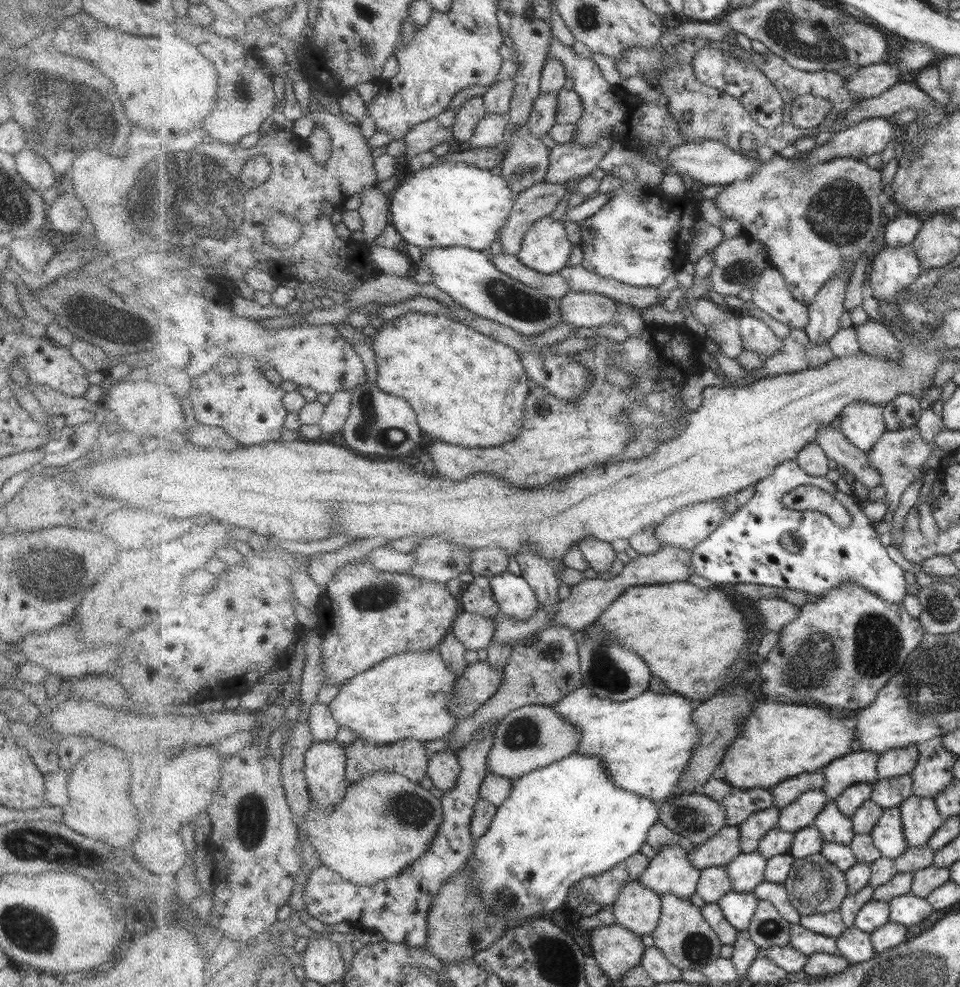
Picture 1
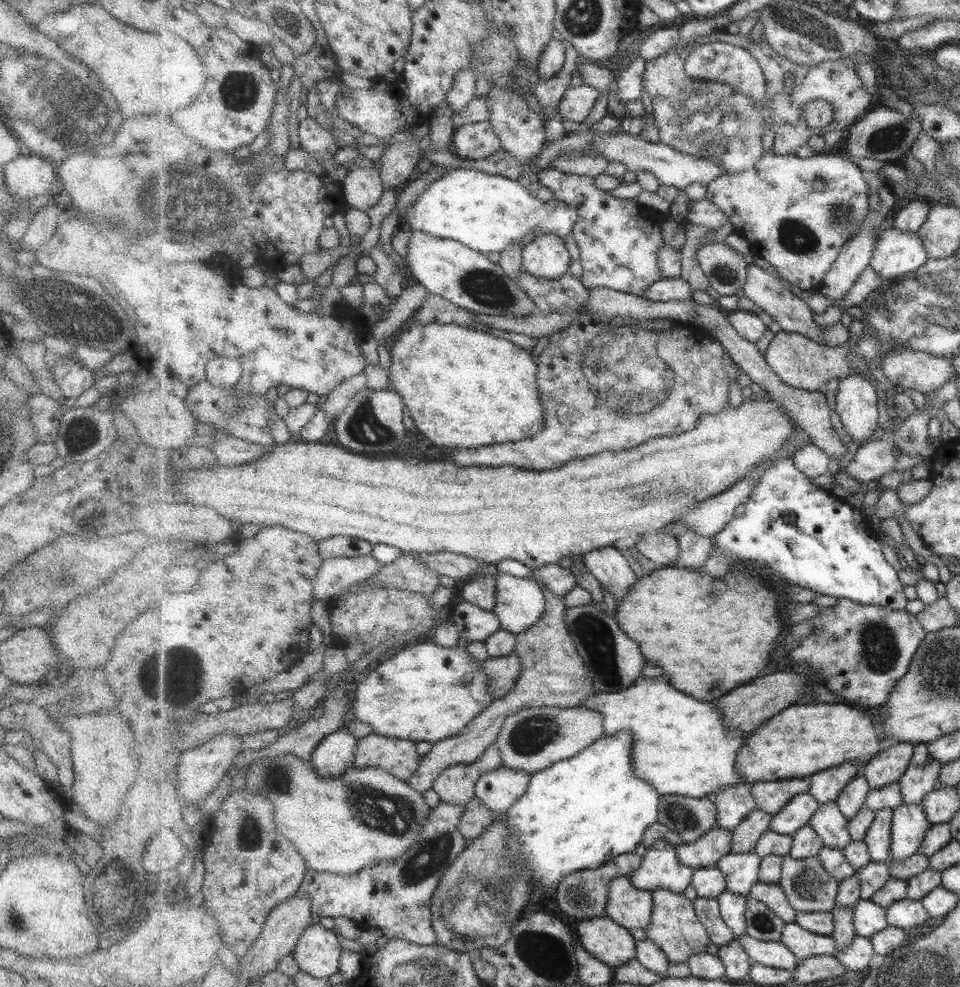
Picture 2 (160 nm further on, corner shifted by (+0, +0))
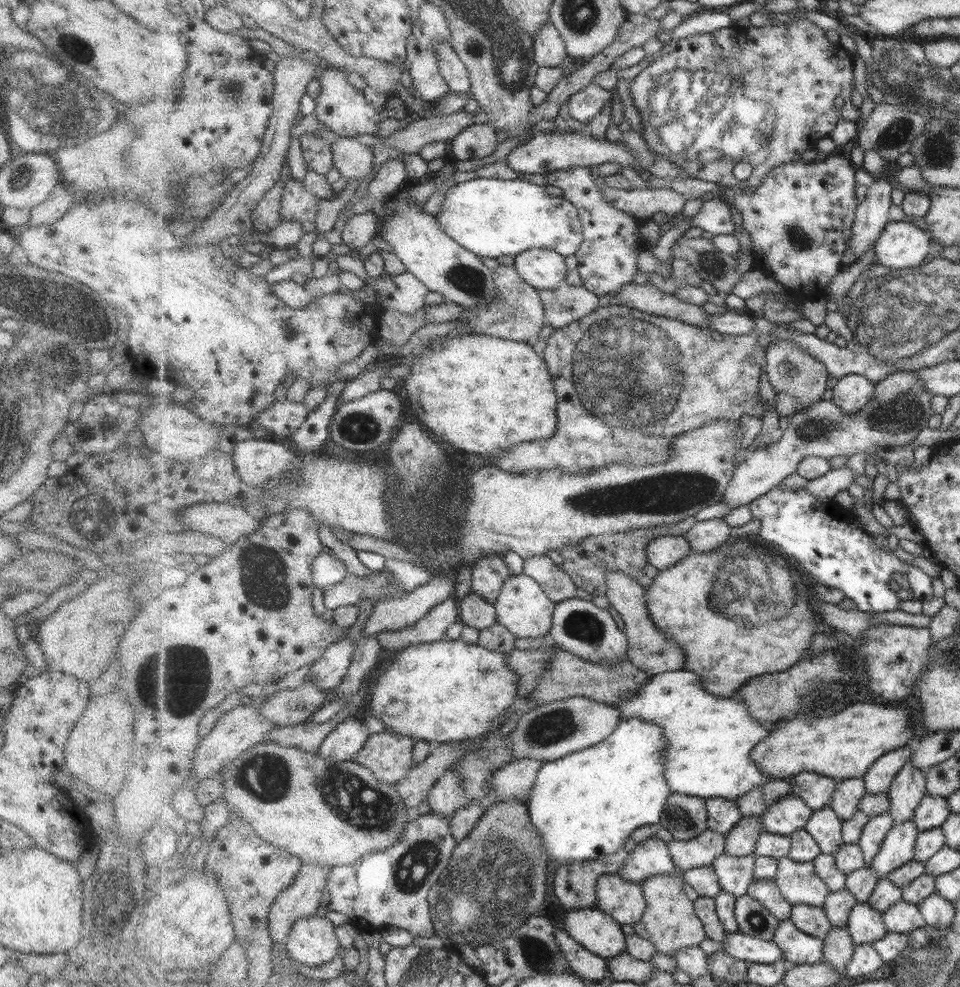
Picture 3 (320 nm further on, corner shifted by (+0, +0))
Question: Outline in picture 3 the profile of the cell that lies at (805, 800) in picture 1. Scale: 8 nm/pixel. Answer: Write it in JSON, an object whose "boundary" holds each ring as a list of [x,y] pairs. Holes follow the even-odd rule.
{"boundary":[[[787,795],[775,802],[763,815],[764,830],[791,836],[794,832],[805,829],[813,814],[813,809],[809,808],[801,796]]]}

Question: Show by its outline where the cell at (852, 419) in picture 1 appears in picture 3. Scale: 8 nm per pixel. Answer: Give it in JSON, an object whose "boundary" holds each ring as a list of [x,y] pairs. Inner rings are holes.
{"boundary":[[[847,375],[838,379],[831,400],[846,413],[856,413],[873,398],[873,392],[873,381],[861,375]]]}

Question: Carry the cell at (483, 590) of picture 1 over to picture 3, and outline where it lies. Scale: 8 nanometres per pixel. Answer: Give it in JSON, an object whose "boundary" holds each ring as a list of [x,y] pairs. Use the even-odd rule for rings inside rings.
{"boundary":[[[488,554],[472,563],[471,591],[494,603],[503,590],[505,581],[512,577],[504,555]]]}

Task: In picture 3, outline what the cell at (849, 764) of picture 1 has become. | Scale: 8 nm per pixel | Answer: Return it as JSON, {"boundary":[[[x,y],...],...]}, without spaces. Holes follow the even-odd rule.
{"boundary":[[[802,772],[790,779],[792,794],[801,796],[813,811],[830,807],[837,780],[820,773]]]}

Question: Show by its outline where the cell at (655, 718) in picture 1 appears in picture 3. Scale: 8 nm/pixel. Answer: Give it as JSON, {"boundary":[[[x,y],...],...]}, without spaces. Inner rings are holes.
{"boundary":[[[687,669],[676,672],[665,672],[651,678],[647,685],[637,688],[637,693],[623,699],[617,710],[621,712],[622,720],[633,717],[653,721],[663,728],[663,736],[669,742],[664,757],[666,758],[666,777],[673,793],[692,796],[699,799],[726,799],[738,801],[741,796],[749,794],[754,788],[767,784],[774,776],[761,772],[761,767],[751,760],[753,748],[769,739],[773,732],[773,724],[763,724],[758,721],[747,708],[747,704],[739,696],[721,698],[707,692],[699,674]]]}

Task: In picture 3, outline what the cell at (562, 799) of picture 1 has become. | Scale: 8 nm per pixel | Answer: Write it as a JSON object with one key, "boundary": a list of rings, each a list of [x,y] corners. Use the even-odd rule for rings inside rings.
{"boundary":[[[633,717],[623,719],[617,731],[604,742],[544,763],[530,793],[527,808],[552,860],[561,866],[570,860],[586,861],[610,855],[623,849],[625,840],[631,838],[637,827],[660,824],[667,800],[673,793],[666,777],[664,752],[667,747],[669,742],[665,740],[661,726]]]}

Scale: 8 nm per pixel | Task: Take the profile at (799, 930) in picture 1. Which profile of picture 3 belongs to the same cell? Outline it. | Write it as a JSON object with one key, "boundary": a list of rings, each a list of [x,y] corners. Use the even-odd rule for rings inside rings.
{"boundary":[[[790,919],[780,921],[774,941],[785,953],[785,960],[790,966],[821,963],[825,960],[824,940],[801,932]]]}

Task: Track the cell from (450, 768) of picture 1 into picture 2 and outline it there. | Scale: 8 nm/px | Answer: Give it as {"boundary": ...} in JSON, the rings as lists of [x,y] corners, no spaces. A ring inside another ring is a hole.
{"boundary":[[[495,744],[476,762],[446,768],[432,789],[438,794],[442,803],[466,807],[476,796],[477,781],[486,772],[503,766],[503,755]]]}

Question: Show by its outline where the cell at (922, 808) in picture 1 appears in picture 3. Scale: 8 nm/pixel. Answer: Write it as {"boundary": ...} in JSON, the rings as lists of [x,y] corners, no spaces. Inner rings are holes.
{"boundary":[[[914,819],[895,824],[884,840],[881,852],[869,865],[879,876],[887,876],[890,872],[901,868],[913,860],[918,834]]]}

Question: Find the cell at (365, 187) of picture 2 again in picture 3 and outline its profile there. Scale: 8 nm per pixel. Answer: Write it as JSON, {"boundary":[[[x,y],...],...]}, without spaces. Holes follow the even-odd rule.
{"boundary":[[[339,136],[330,148],[330,159],[346,179],[358,180],[360,184],[373,170],[373,146],[361,144],[355,138]]]}

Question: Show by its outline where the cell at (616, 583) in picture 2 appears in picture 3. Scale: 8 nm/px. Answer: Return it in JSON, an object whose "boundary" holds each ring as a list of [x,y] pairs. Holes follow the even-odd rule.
{"boundary":[[[608,570],[608,594],[610,605],[620,613],[625,622],[626,635],[628,636],[628,659],[633,661],[637,668],[651,674],[652,677],[665,672],[676,672],[685,669],[685,654],[681,646],[670,639],[652,619],[648,607],[648,596],[645,587],[637,579],[627,576],[623,570]]]}

